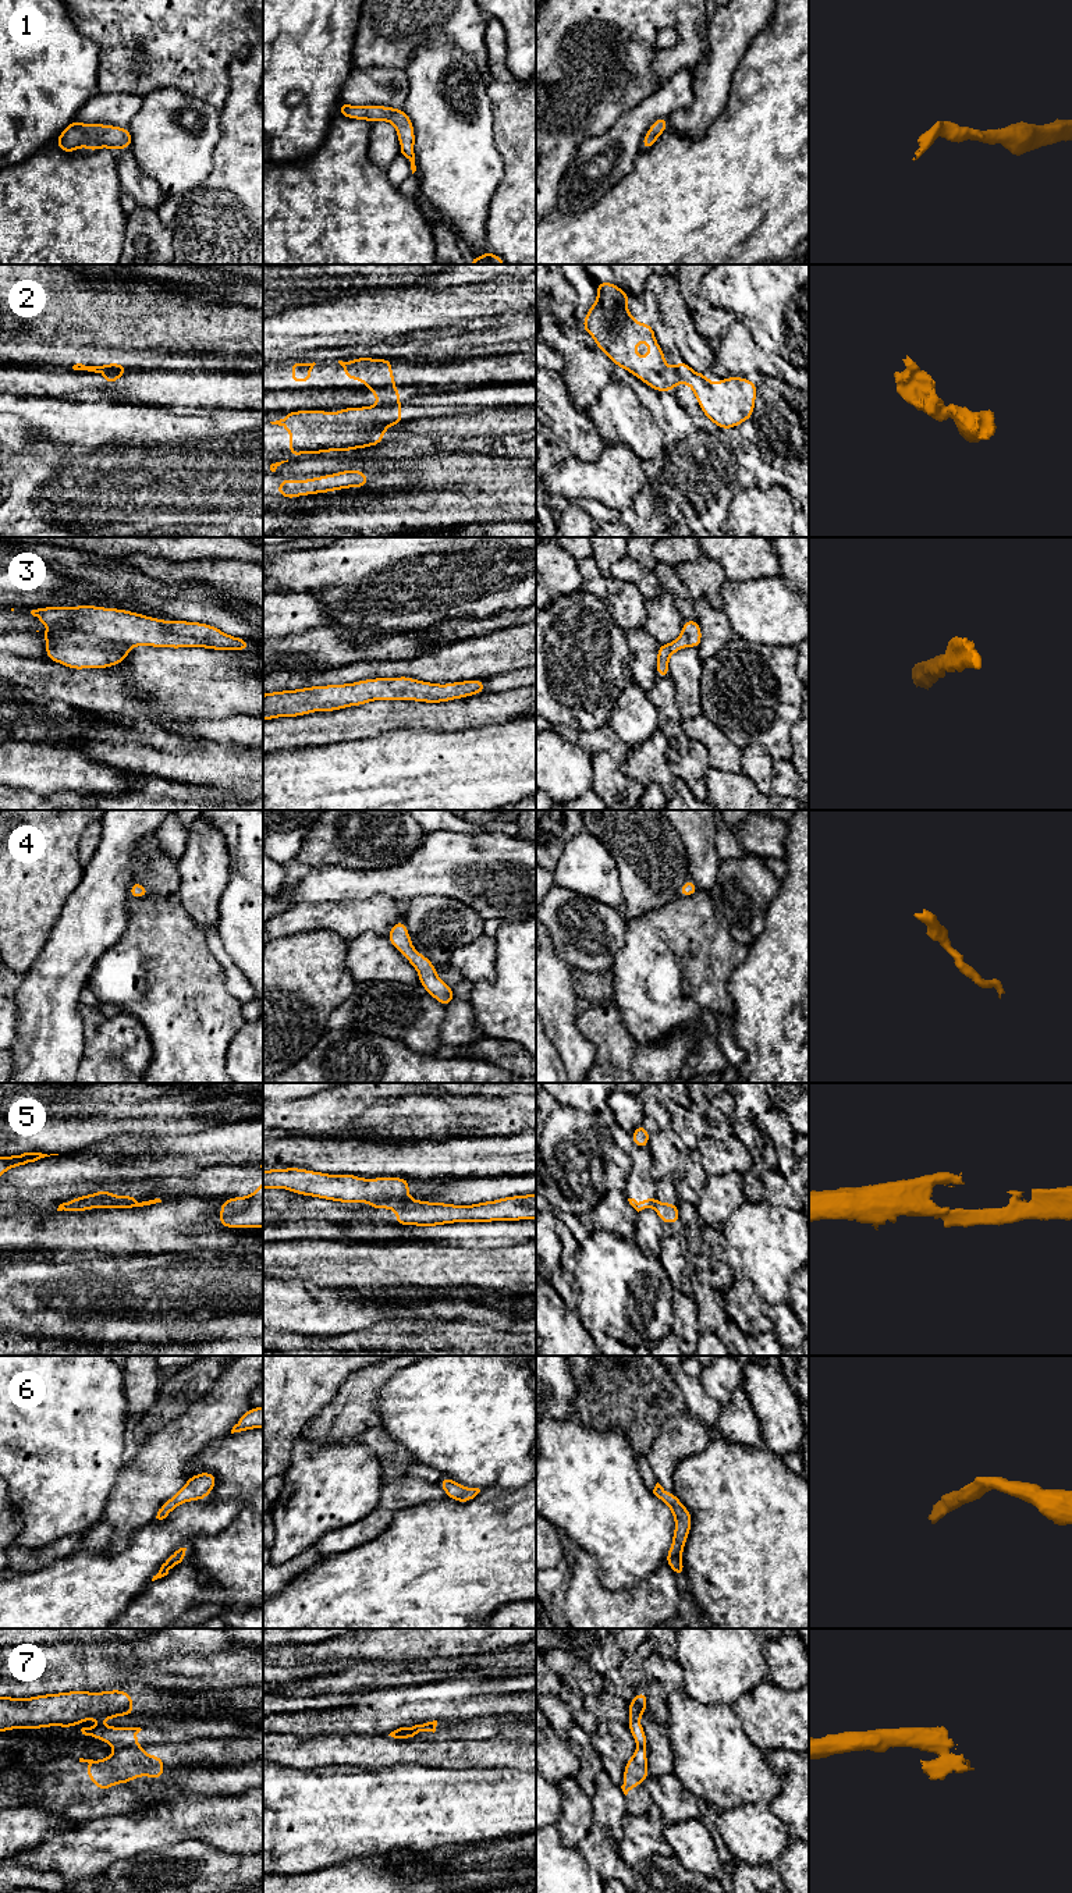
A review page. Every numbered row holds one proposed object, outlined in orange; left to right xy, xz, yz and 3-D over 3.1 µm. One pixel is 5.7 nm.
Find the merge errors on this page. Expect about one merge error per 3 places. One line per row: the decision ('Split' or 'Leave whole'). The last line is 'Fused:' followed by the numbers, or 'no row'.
1: Leave whole
2: Split
3: Leave whole
4: Leave whole
5: Split
6: Leave whole
7: Split
Fused: 2, 5, 7

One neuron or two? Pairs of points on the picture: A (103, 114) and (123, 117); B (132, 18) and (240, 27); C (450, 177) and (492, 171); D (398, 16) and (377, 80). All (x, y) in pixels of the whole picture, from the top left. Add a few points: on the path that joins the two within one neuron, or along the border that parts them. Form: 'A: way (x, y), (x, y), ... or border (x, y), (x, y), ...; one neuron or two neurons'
A: way (107, 114), (119, 114); one neuron
B: way (159, 18), (202, 18), (213, 24); one neuron
C: way (460, 171), (482, 171); one neuron
D: border (354, 64), (358, 67), (394, 67), (405, 71); two neurons

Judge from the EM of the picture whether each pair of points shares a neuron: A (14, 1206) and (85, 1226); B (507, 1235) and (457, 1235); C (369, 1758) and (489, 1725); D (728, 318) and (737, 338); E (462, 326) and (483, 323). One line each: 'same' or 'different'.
A: different
B: same
C: different
D: different
E: same

